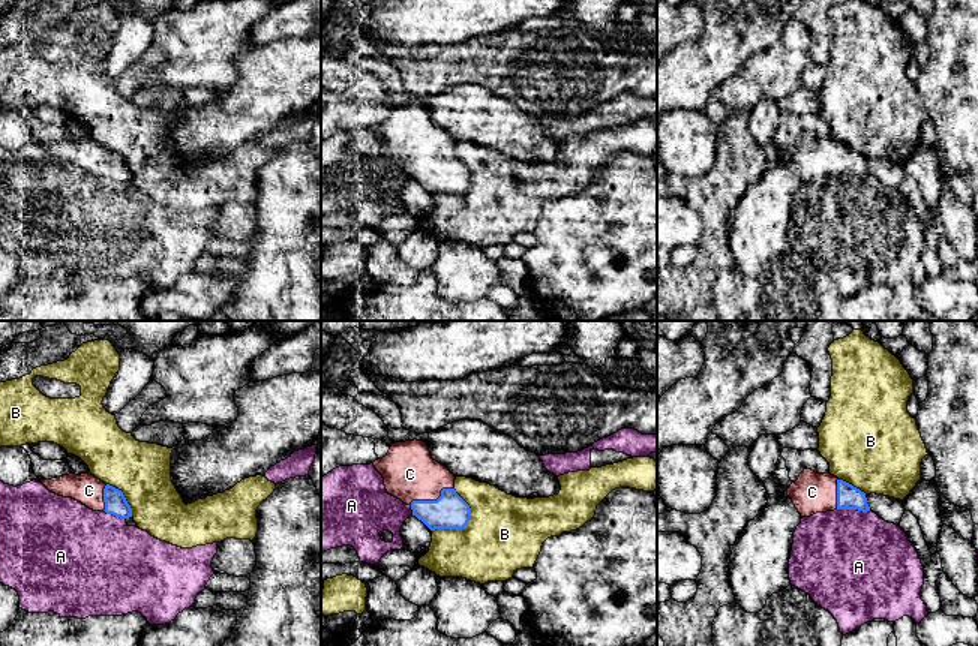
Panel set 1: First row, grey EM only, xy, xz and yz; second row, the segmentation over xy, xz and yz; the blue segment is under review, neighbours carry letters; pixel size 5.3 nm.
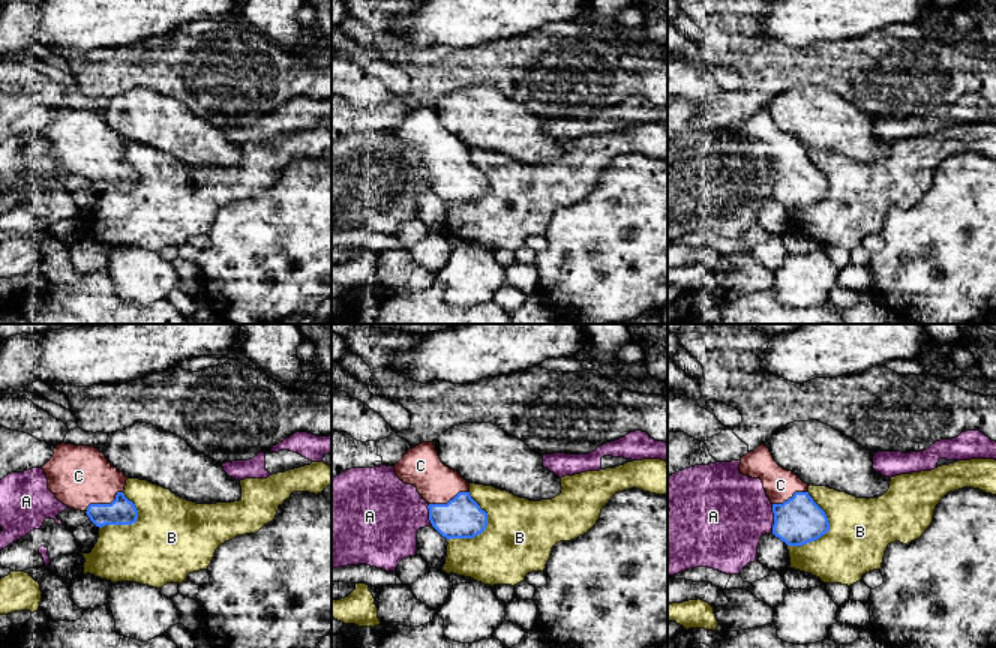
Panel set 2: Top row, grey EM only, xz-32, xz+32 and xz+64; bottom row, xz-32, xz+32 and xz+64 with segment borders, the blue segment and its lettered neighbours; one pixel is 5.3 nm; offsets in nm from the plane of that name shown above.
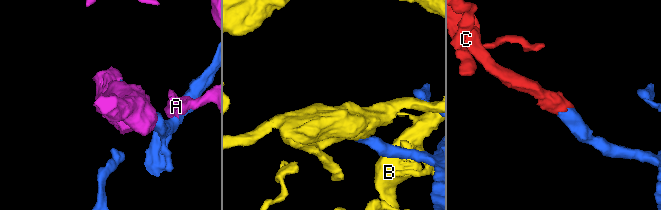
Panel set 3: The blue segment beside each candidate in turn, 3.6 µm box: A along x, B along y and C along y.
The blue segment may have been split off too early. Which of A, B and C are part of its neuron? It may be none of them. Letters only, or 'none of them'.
C

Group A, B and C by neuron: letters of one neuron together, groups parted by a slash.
A / B / C

